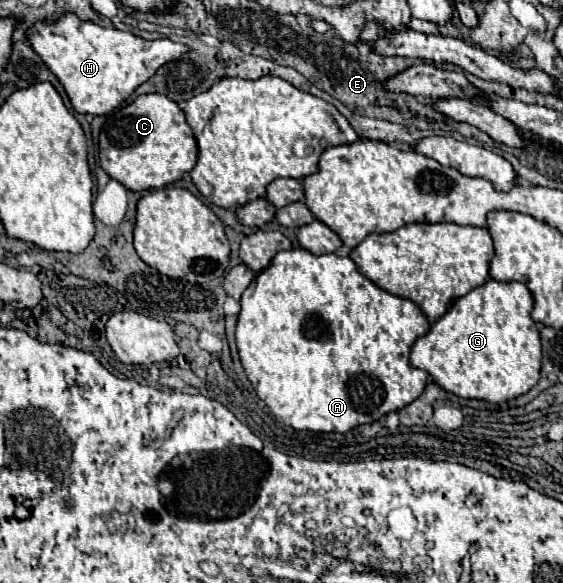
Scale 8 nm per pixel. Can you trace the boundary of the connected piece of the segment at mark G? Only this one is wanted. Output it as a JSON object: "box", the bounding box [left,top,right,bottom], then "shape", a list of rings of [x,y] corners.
{"box":[411,280,541,404],"shape":[[[487,280],[485,284],[457,298],[449,306],[449,310],[437,322],[431,324],[429,332],[413,342],[411,364],[415,368],[425,370],[443,390],[453,392],[461,398],[479,398],[495,404],[509,402],[529,392],[539,380],[541,340],[535,322],[531,320],[531,310],[533,310],[533,298],[525,284]]]}

